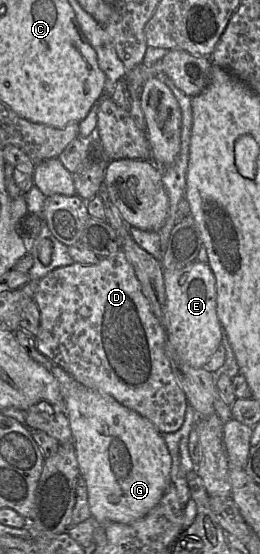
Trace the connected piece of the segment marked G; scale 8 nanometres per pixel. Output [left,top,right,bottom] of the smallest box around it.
[50,365,172,526]

